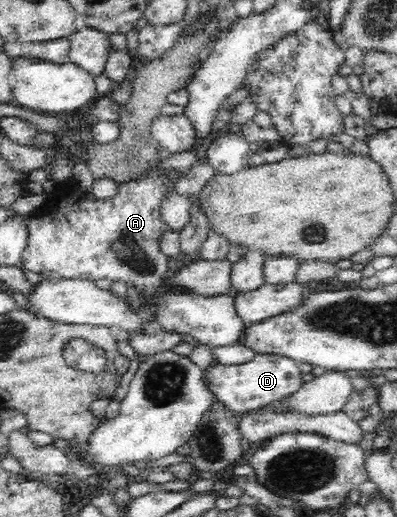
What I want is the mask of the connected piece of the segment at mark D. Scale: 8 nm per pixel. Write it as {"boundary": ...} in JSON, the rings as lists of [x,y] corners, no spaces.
{"boundary":[[[257,354],[253,361],[242,365],[216,364],[207,369],[207,379],[210,388],[214,390],[218,401],[237,414],[263,409],[268,404],[274,404],[290,397],[304,385],[304,375],[298,369],[294,359],[280,355]]]}

